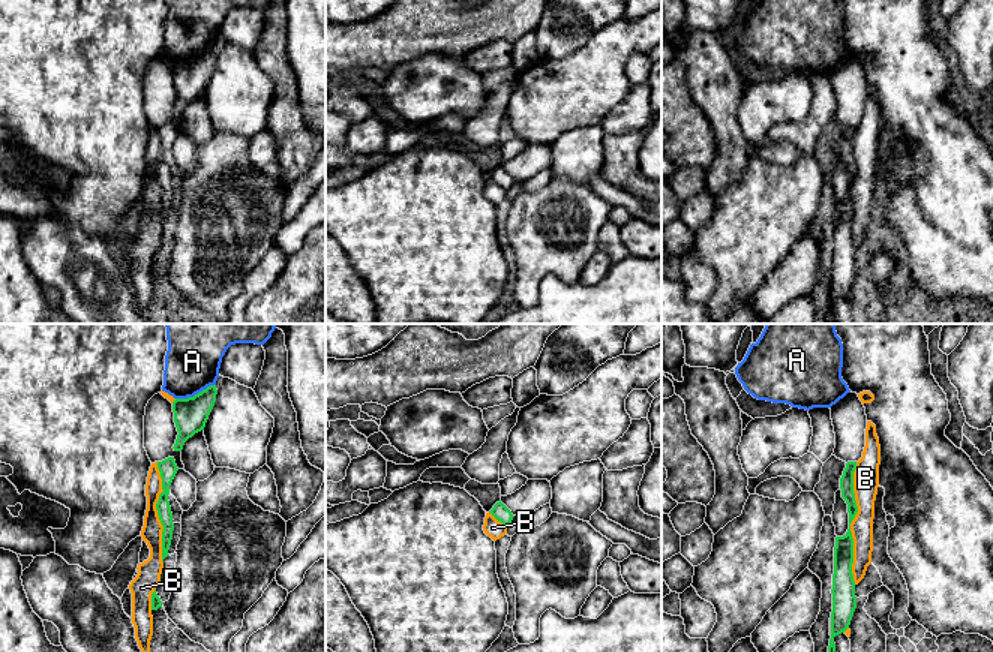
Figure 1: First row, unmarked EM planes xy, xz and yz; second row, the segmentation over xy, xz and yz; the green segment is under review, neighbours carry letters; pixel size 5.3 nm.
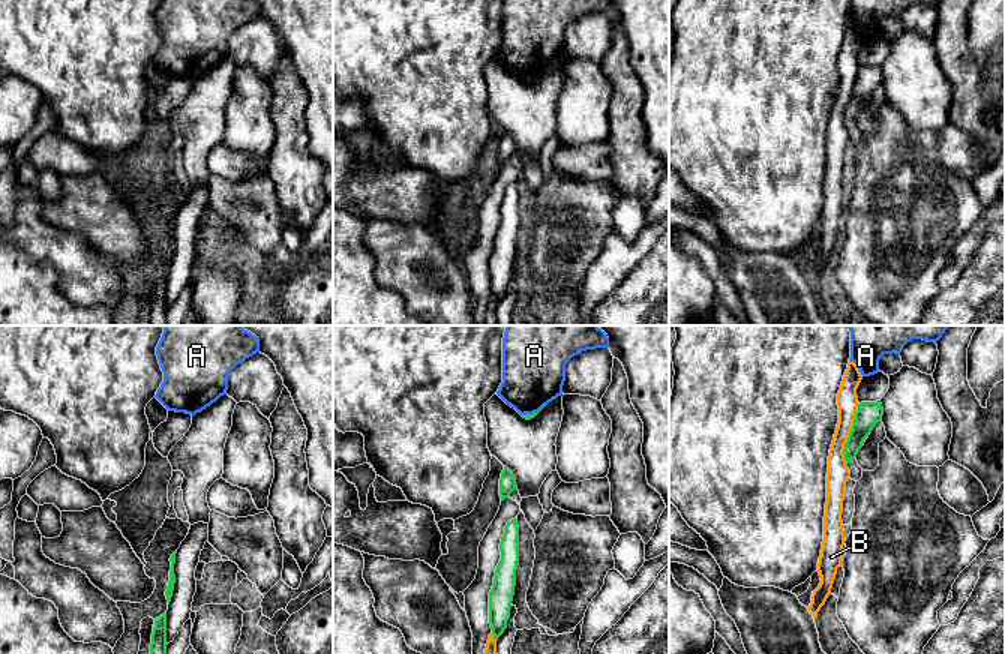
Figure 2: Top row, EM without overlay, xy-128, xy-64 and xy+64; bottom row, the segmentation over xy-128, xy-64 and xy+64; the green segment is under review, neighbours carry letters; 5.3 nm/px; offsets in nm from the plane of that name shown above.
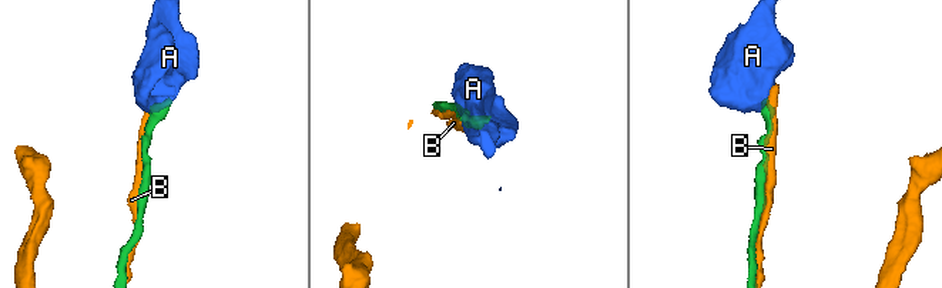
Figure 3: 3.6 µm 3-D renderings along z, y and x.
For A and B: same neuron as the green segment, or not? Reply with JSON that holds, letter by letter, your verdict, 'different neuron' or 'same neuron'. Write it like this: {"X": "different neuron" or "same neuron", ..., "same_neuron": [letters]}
{"A": "different neuron", "B": "different neuron", "same_neuron": []}

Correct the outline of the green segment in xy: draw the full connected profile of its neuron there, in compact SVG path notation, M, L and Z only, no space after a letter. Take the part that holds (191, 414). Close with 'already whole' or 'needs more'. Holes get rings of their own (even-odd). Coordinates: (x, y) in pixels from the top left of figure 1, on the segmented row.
M210 385L194 397L176 399L172 402L174 423L178 432L172 447L174 451L182 451L189 438L204 430L214 406L216 394L216 385Z; already whole

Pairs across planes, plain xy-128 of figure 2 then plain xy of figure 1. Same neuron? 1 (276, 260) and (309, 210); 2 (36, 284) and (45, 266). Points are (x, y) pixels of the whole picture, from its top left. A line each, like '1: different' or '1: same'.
1: different
2: different

